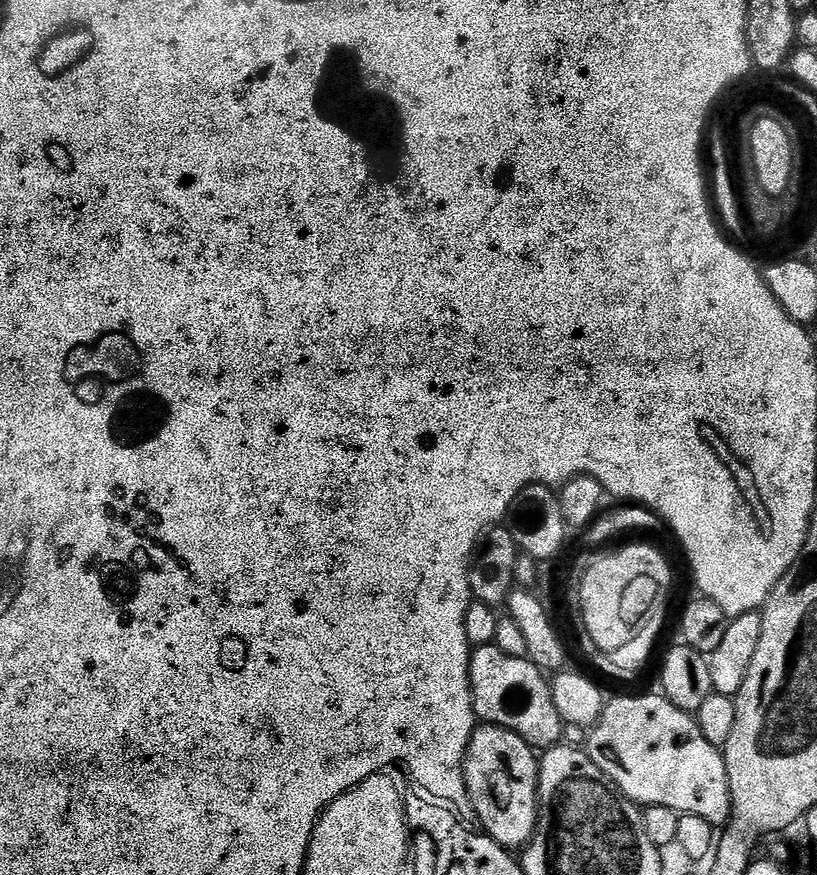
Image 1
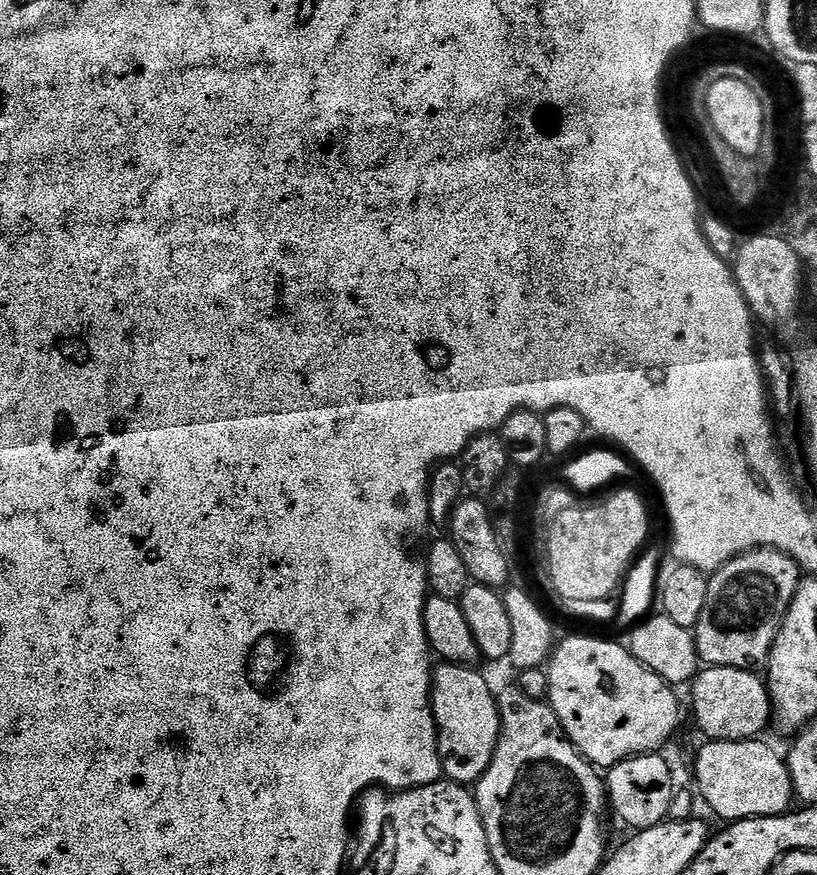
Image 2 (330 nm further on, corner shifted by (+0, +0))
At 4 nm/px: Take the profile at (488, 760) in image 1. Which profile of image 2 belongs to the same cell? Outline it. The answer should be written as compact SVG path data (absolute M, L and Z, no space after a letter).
M441 663L432 673L432 713L436 719L436 741L440 747L443 775L463 786L475 785L490 766L500 737L500 705L498 698L486 686L482 672L466 664Z

